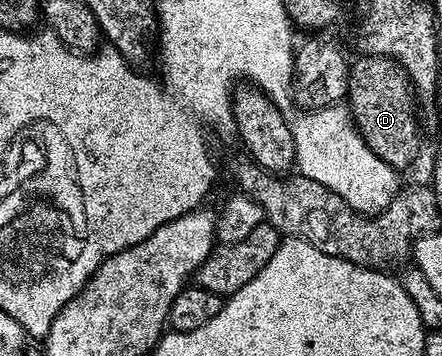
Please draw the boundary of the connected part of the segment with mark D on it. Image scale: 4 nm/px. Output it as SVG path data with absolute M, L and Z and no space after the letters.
M380 54L359 56L356 62L354 59L350 63L345 98L349 103L351 120L359 129L359 134L365 140L365 144L369 144L369 148L373 148L373 152L381 156L385 164L392 166L396 172L403 172L403 169L419 154L419 122L415 119L417 94L403 67L392 58L383 58Z

